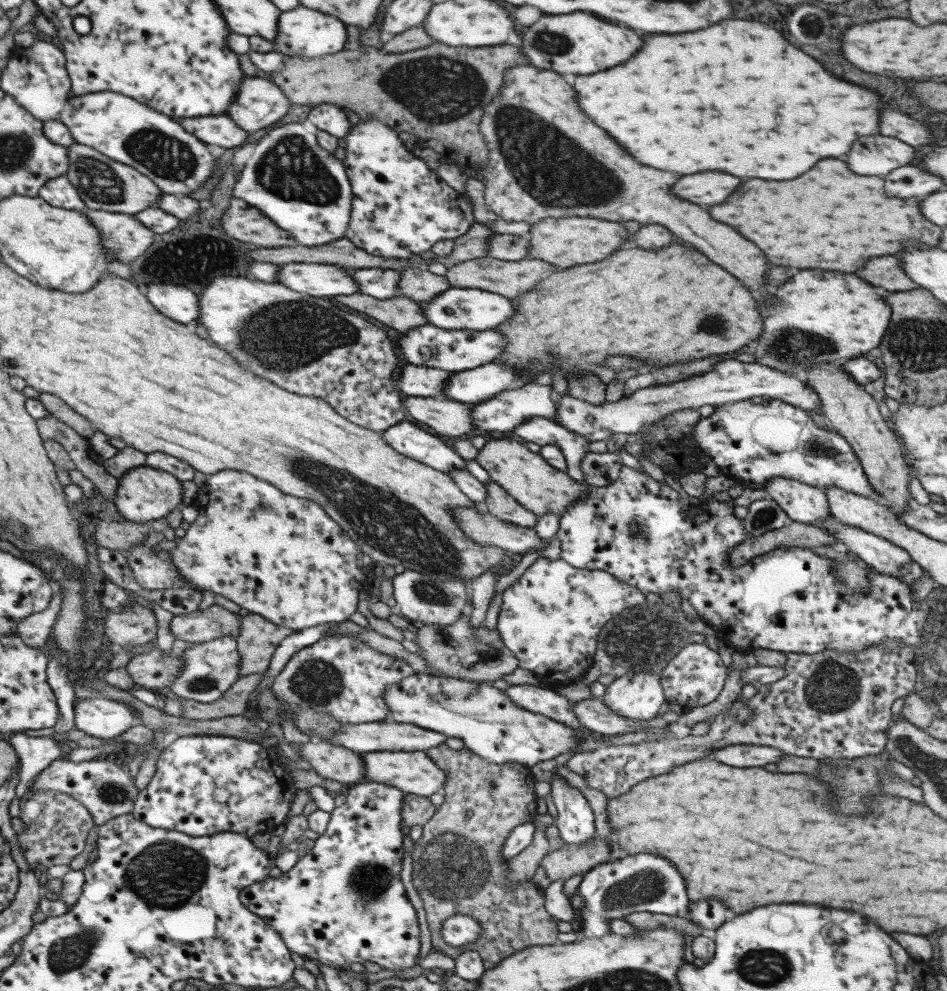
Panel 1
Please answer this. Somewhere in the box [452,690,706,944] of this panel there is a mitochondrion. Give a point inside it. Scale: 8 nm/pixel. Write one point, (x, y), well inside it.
(647, 885)

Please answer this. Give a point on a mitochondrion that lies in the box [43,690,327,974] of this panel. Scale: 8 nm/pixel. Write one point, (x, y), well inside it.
(167, 875)

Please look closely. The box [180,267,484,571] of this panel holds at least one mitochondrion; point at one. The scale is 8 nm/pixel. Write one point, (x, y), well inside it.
(283, 338)

